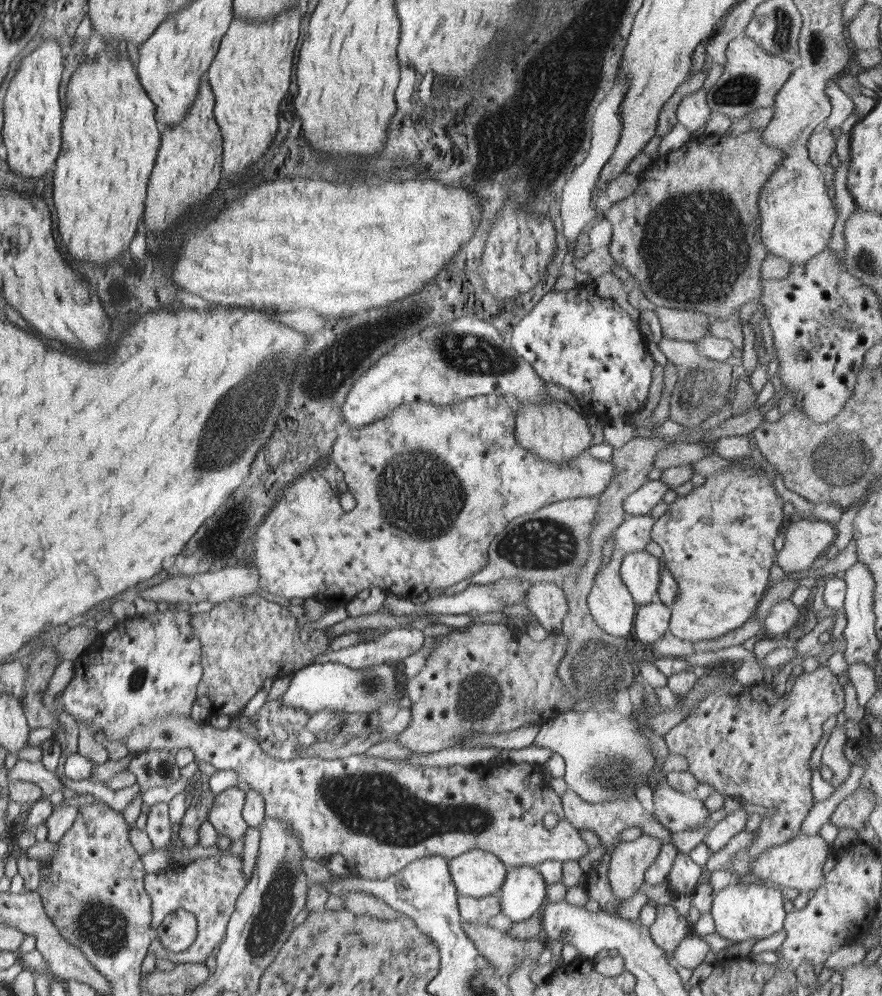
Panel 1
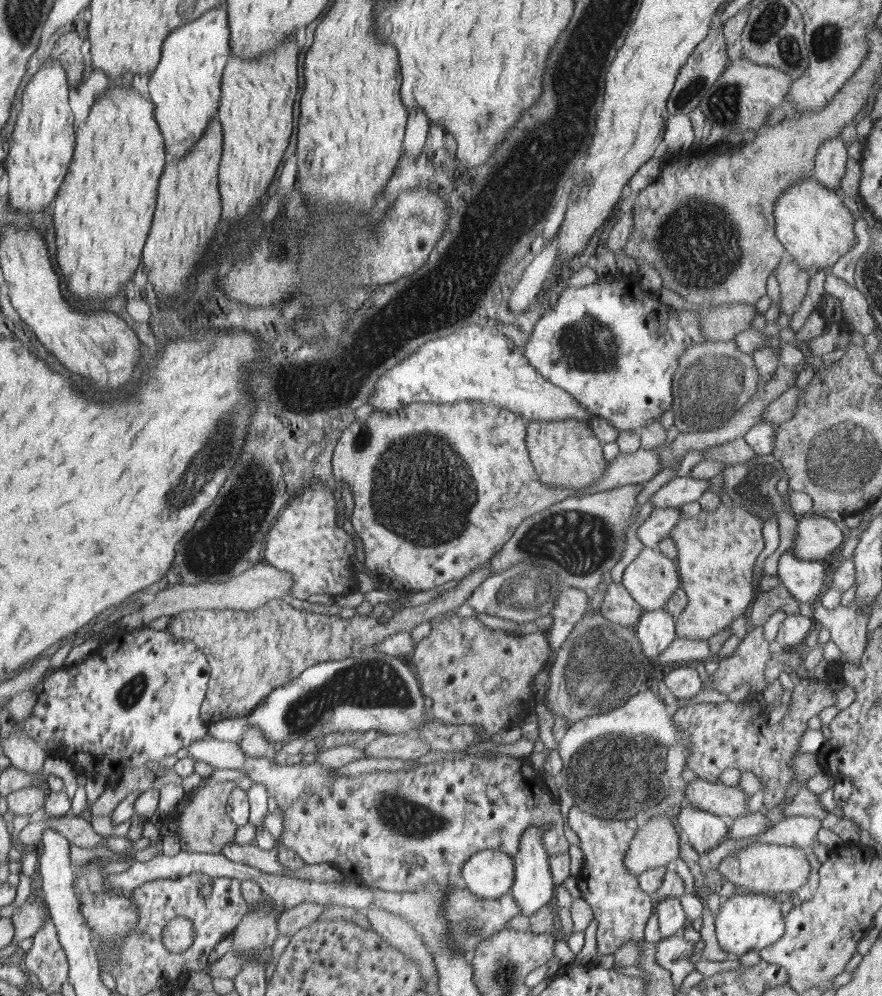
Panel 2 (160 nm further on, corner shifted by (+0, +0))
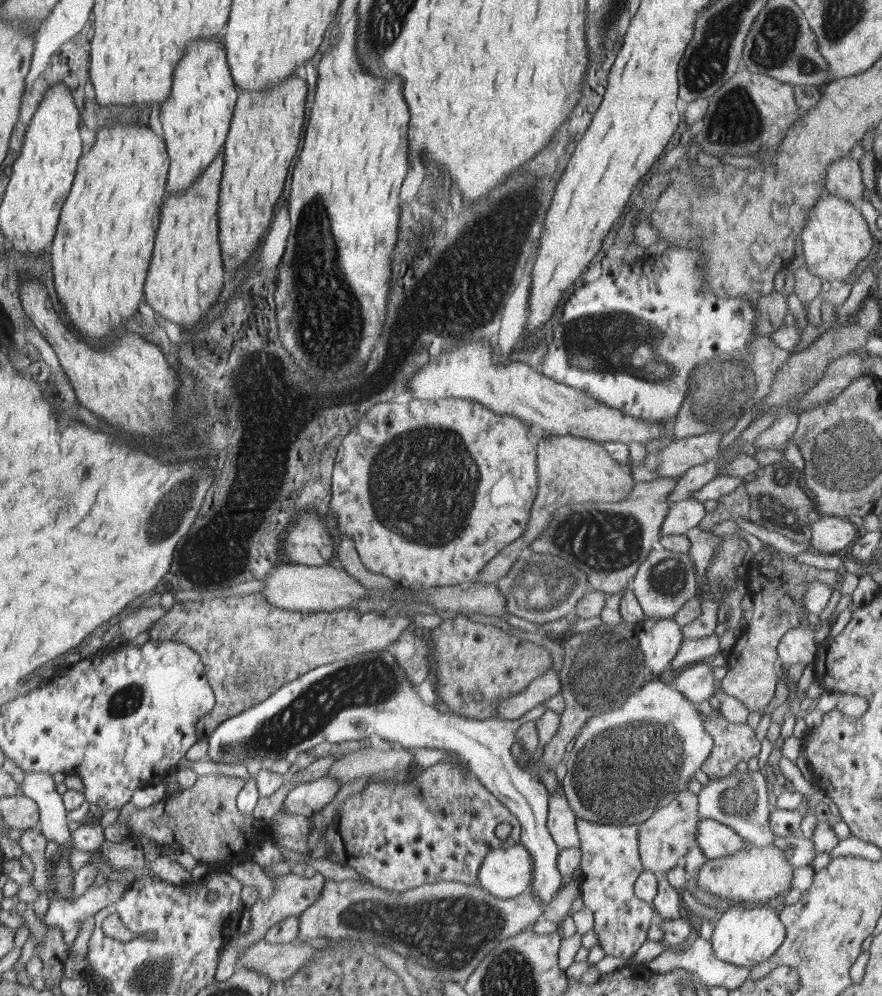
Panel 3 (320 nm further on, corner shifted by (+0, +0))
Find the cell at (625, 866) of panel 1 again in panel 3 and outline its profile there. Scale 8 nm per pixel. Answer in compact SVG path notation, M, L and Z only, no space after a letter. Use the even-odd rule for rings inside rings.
M685 788L667 805L654 811L648 820L639 824L639 855L644 870L652 871L657 875L666 874L683 862L689 851L688 848L697 840L699 819L698 795Z

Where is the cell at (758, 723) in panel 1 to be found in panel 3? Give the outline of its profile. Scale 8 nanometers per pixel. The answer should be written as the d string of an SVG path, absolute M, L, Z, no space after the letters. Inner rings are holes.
M707 717L704 719L704 732L712 736L712 752L708 755L708 760L701 764L701 769L708 775L708 778L715 780L723 779L726 775L732 773L738 762L748 761L760 754L761 743L756 739L756 734L752 727L745 723L732 723L724 717Z

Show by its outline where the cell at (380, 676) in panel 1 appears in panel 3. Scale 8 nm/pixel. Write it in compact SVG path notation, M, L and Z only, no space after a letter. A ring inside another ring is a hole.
M372 651L353 656L346 660L339 660L332 664L325 664L300 675L291 683L280 687L278 691L262 704L254 708L241 711L238 716L224 720L216 727L212 735L207 739L207 757L214 762L226 764L246 764L249 758L257 758L269 763L285 758L288 752L294 748L298 752L310 750L316 744L322 742L345 743L349 741L362 742L363 739L372 735L378 735L384 740L400 743L406 748L437 748L452 751L459 755L467 764L469 772L491 792L518 820L521 824L520 842L530 851L533 856L533 883L530 890L546 904L566 882L560 872L557 863L560 848L553 841L547 829L547 814L549 811L549 792L542 783L537 781L536 774L530 769L520 768L517 757L512 755L512 744L517 740L516 732L522 724L528 721L537 721L546 709L562 714L566 708L565 698L559 691L550 700L545 700L536 708L532 708L515 721L504 721L498 718L489 721L481 721L474 717L458 715L454 712L440 712L436 707L425 705L420 695L416 692L414 680L412 680L397 660L386 651Z

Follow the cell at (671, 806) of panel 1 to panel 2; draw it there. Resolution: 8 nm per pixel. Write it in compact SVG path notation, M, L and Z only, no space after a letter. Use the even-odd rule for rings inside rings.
M683 803L677 816L682 832L686 832L694 849L702 855L727 840L730 824L707 810Z

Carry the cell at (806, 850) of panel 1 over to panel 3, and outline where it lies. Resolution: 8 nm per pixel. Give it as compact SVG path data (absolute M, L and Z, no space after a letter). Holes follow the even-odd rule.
M747 846L742 851L730 856L706 859L693 881L697 890L715 894L719 898L734 900L750 900L756 904L767 904L778 894L792 888L793 866L788 865L784 850L776 847Z

